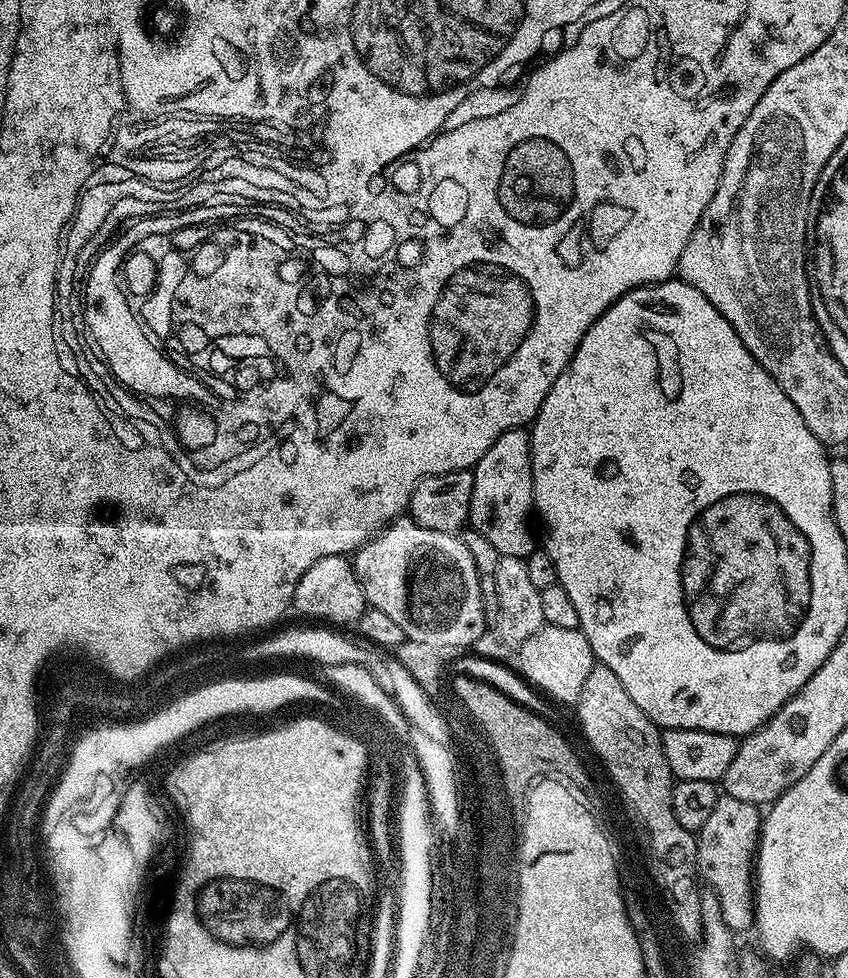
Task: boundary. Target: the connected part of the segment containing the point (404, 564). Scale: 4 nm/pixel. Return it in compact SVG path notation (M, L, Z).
M401 514L388 527L381 528L368 543L356 549L354 555L351 557L351 562L352 568L356 571L358 582L362 586L362 594L364 595L367 607L384 611L396 625L402 626L407 639L414 642L426 642L429 646L454 646L457 650L468 650L471 649L468 647L483 634L486 605L482 598L482 590L480 589L480 575L474 566L474 558L470 558L470 550L466 550L464 541L459 535L440 530L426 530L426 526L418 526L411 515Z

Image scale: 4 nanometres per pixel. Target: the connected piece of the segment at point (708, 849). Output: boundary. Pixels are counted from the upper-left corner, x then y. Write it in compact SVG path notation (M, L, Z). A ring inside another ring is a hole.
M721 794L710 819L696 838L696 863L698 872L705 881L709 880L711 891L718 894L722 906L722 918L733 933L741 934L753 927L756 918L754 899L754 865L756 848L760 844L762 812L757 805L741 802Z

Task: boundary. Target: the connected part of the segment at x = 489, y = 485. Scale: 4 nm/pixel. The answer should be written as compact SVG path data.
M524 428L506 430L482 454L476 467L471 469L472 474L472 497L470 498L470 510L468 519L471 531L482 534L498 550L501 556L522 556L527 558L537 547L538 540L532 537L532 524L528 519L533 519L534 505L532 503L532 442L529 433Z

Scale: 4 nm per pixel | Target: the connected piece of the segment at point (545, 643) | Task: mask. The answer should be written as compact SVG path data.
M549 624L539 628L525 644L520 645L515 656L520 663L519 675L533 689L539 690L545 697L553 696L560 704L575 705L579 701L582 686L586 686L586 677L594 663L592 647L584 632L579 628L566 630L563 626Z

